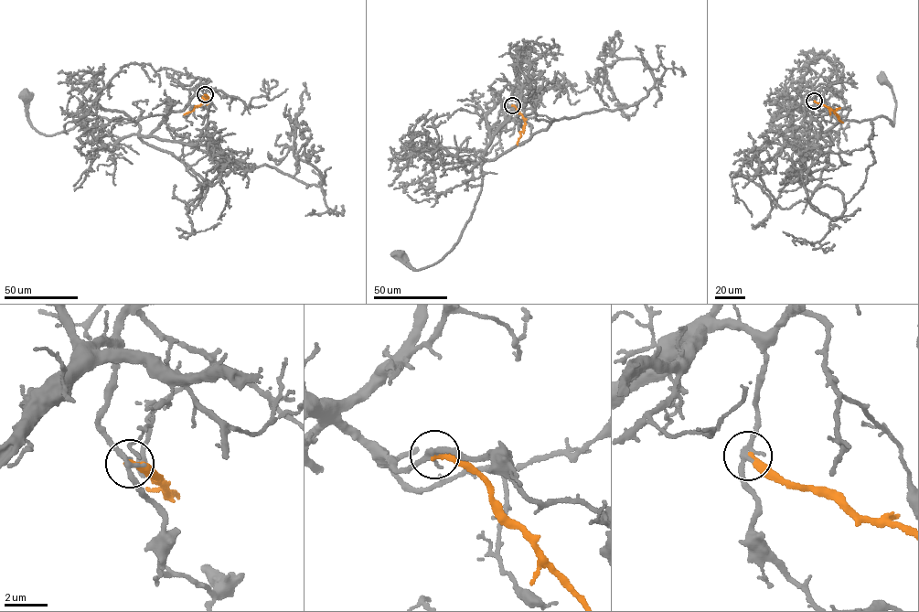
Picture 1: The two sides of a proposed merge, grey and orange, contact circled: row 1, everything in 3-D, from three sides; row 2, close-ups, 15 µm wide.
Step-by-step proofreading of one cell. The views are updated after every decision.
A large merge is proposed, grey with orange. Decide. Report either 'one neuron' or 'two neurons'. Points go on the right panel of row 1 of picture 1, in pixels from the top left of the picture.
two neurons

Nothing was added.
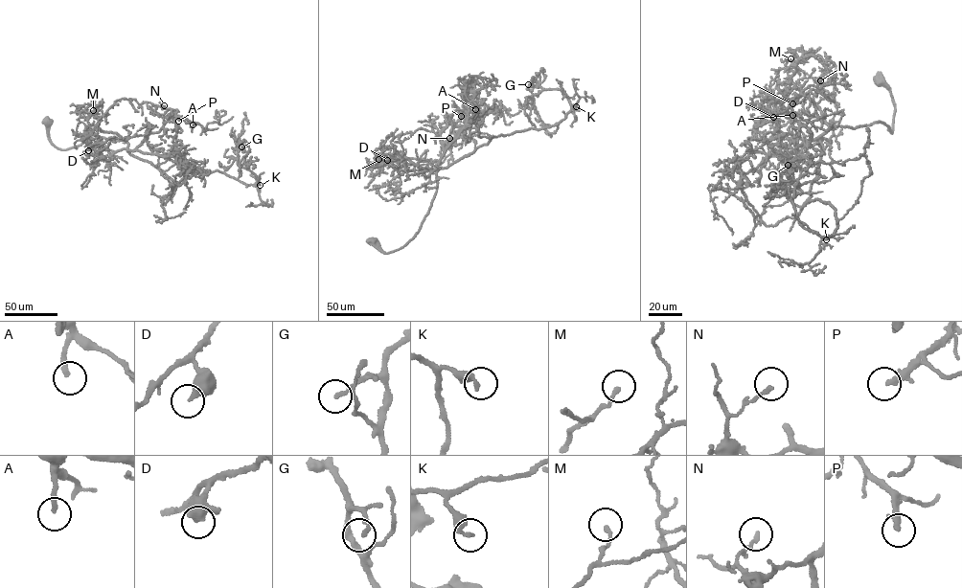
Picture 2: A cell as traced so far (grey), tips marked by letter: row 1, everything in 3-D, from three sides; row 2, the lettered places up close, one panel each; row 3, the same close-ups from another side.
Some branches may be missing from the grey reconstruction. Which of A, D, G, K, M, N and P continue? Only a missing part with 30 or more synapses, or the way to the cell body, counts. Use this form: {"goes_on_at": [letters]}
{"goes_on_at": ["A", "P"]}

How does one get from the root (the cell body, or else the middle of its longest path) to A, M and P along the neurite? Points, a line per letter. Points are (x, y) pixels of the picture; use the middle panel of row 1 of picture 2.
A: (373, 241), (387, 253), (413, 238), (436, 192), (437, 167), (444, 152), (441, 133), (446, 124), (475, 109)
M: (373, 241), (387, 253), (406, 244), (427, 214), (437, 184), (433, 170), (403, 171), (378, 159)
P: (373, 241), (387, 253), (417, 233), (436, 192), (437, 167), (444, 152), (440, 134), (461, 116)

